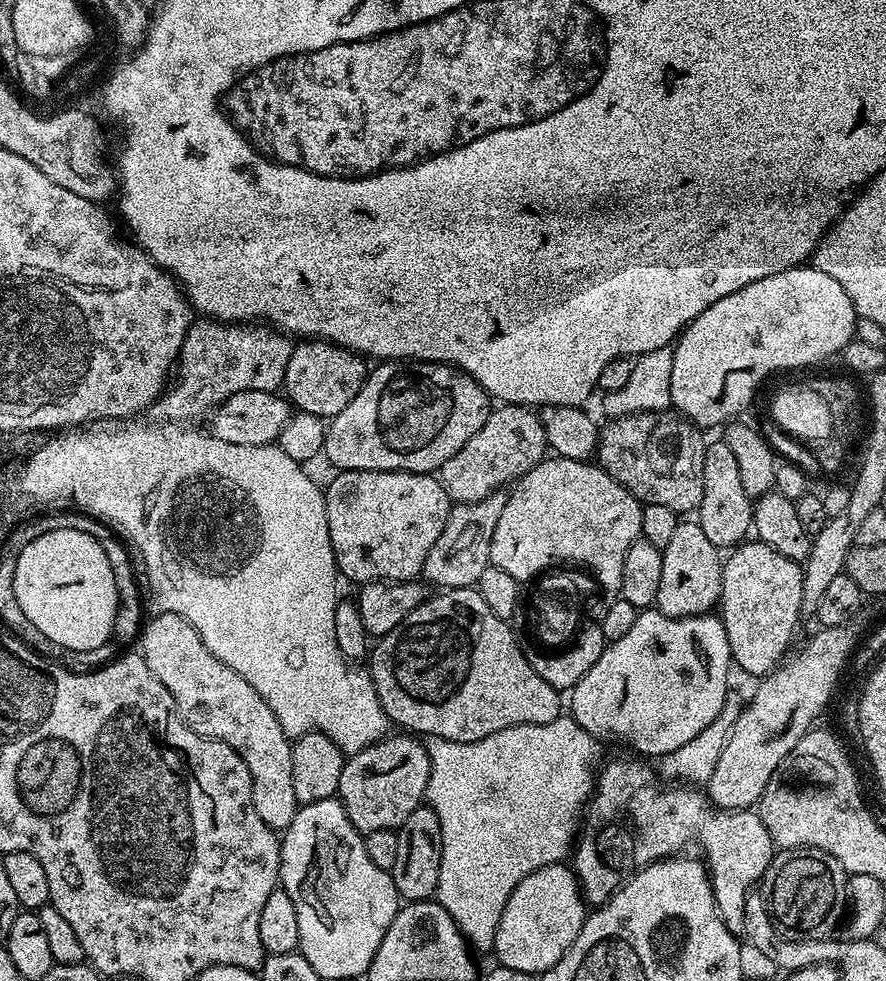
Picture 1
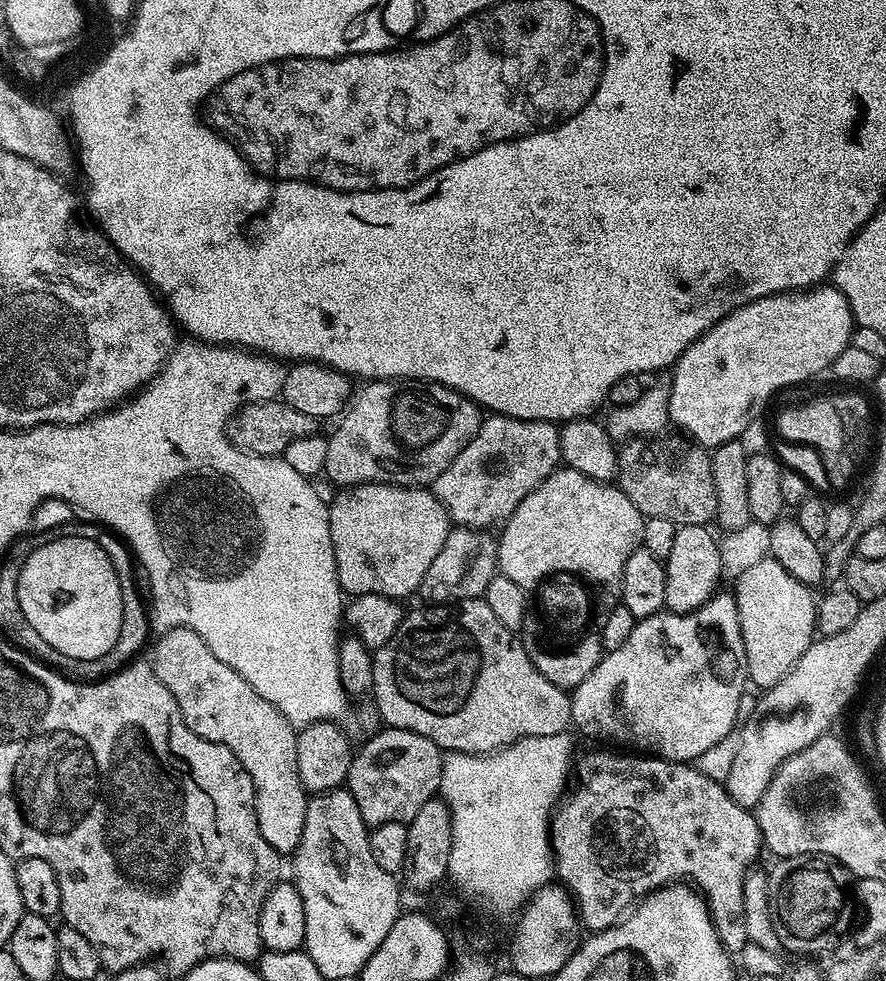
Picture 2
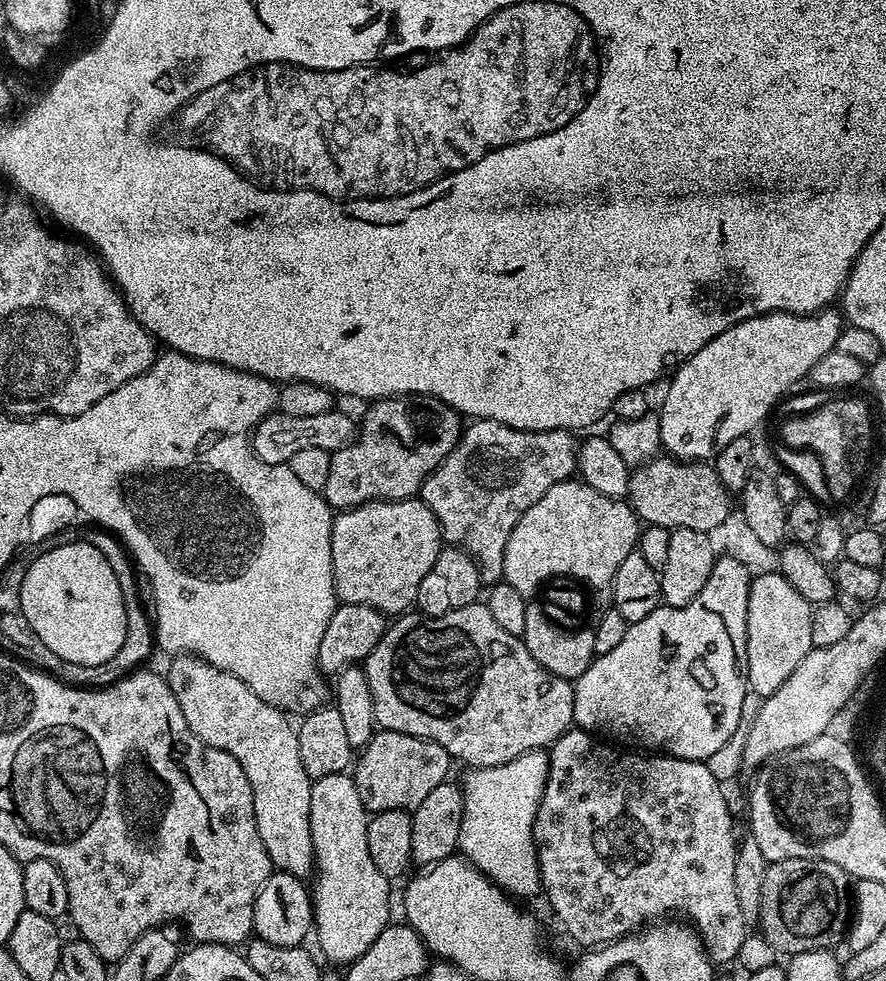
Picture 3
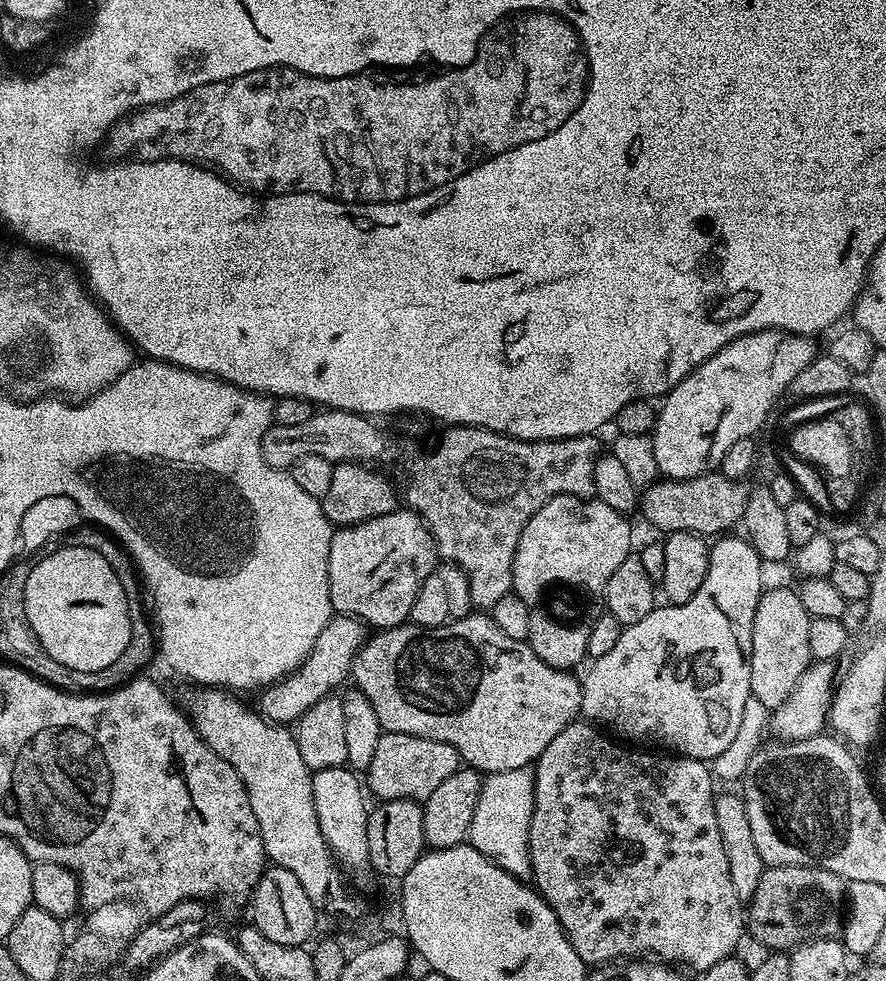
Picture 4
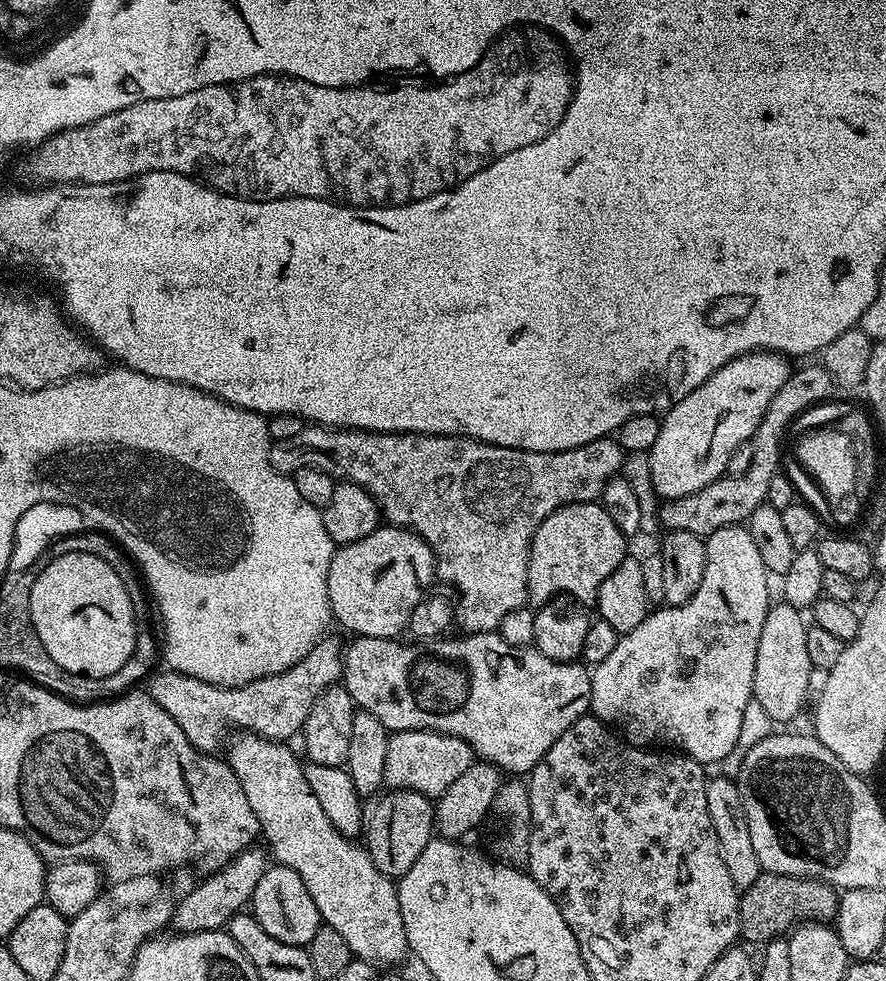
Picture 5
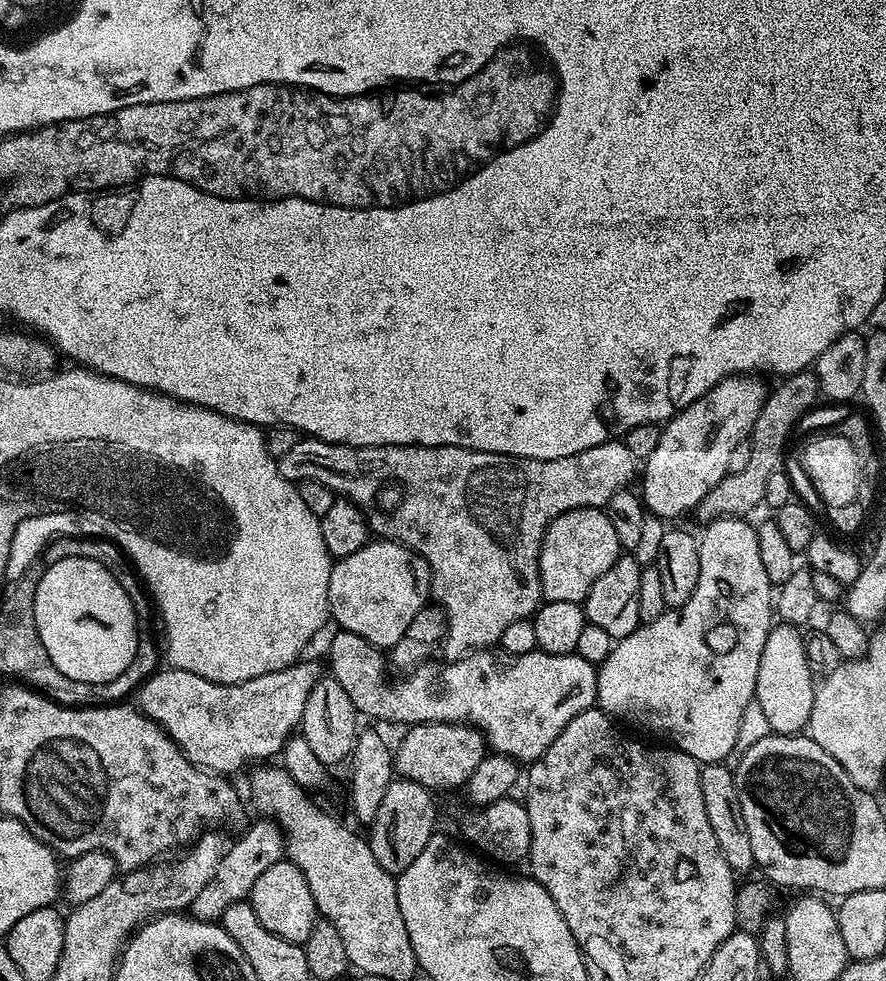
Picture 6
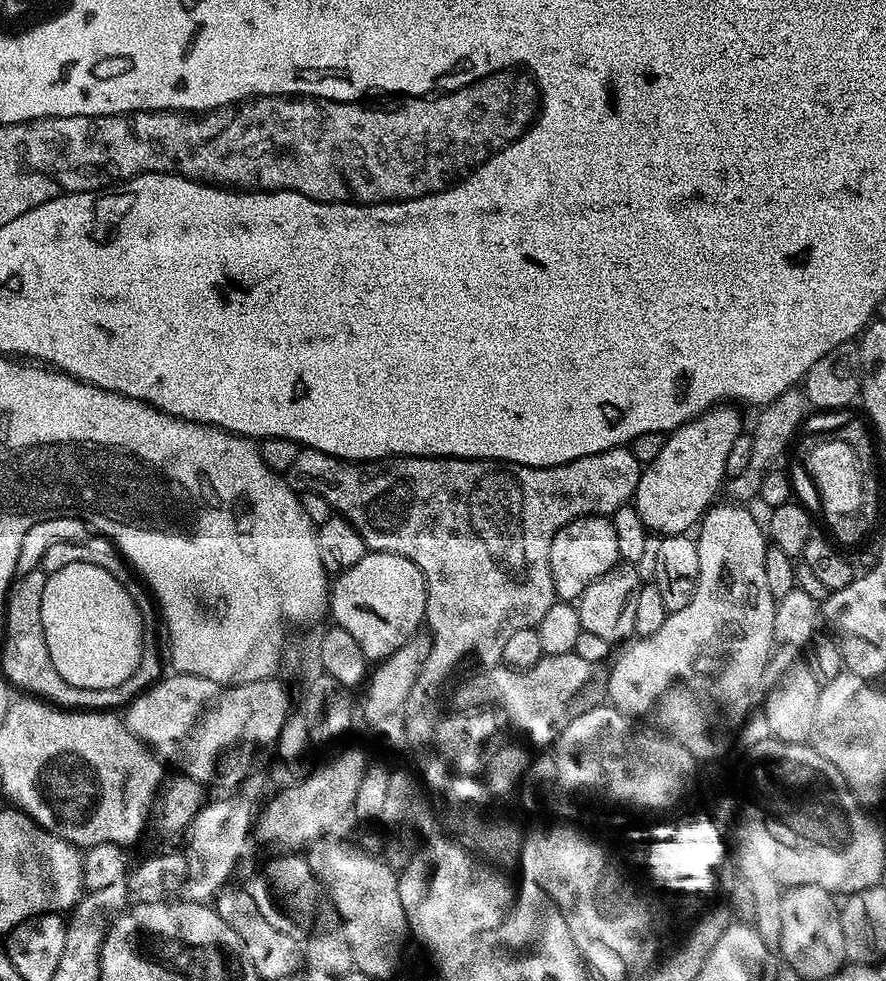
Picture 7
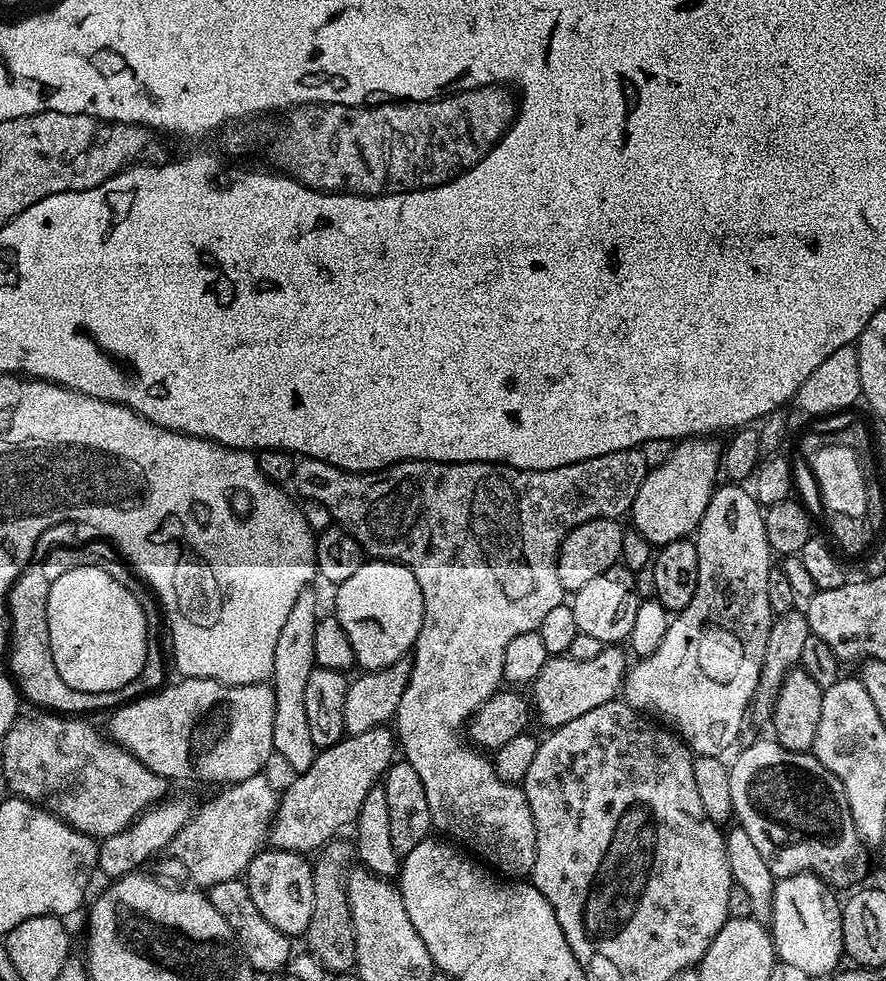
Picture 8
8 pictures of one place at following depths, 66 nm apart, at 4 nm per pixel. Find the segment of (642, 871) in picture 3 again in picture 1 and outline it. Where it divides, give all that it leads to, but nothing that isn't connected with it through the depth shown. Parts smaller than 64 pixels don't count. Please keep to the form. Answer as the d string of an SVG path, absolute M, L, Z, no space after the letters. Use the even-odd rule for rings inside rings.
M640 758L632 759L636 760L616 760L605 772L603 769L599 773L594 795L586 812L588 833L584 837L582 837L583 835L579 837L579 840L581 839L580 845L578 845L578 840L574 848L574 856L576 852L574 871L587 903L592 906L607 904L609 896L618 887L615 870L604 861L604 844L619 838L620 832L616 829L616 820L624 820L625 830L632 835L632 848L644 859L642 860L644 862L671 858L683 849L680 848L683 844L697 844L698 847L702 848L708 855L706 864L710 869L712 891L716 893L717 904L725 913L739 913L743 909L746 893L753 886L756 886L756 883L763 878L764 871L772 864L774 841L763 819L757 813L755 816L755 811L752 810L714 810L707 795L692 786L672 786L676 788L672 788L668 792L667 786L663 784L665 781L658 775L657 769L653 765L653 769L648 765L651 763Z

